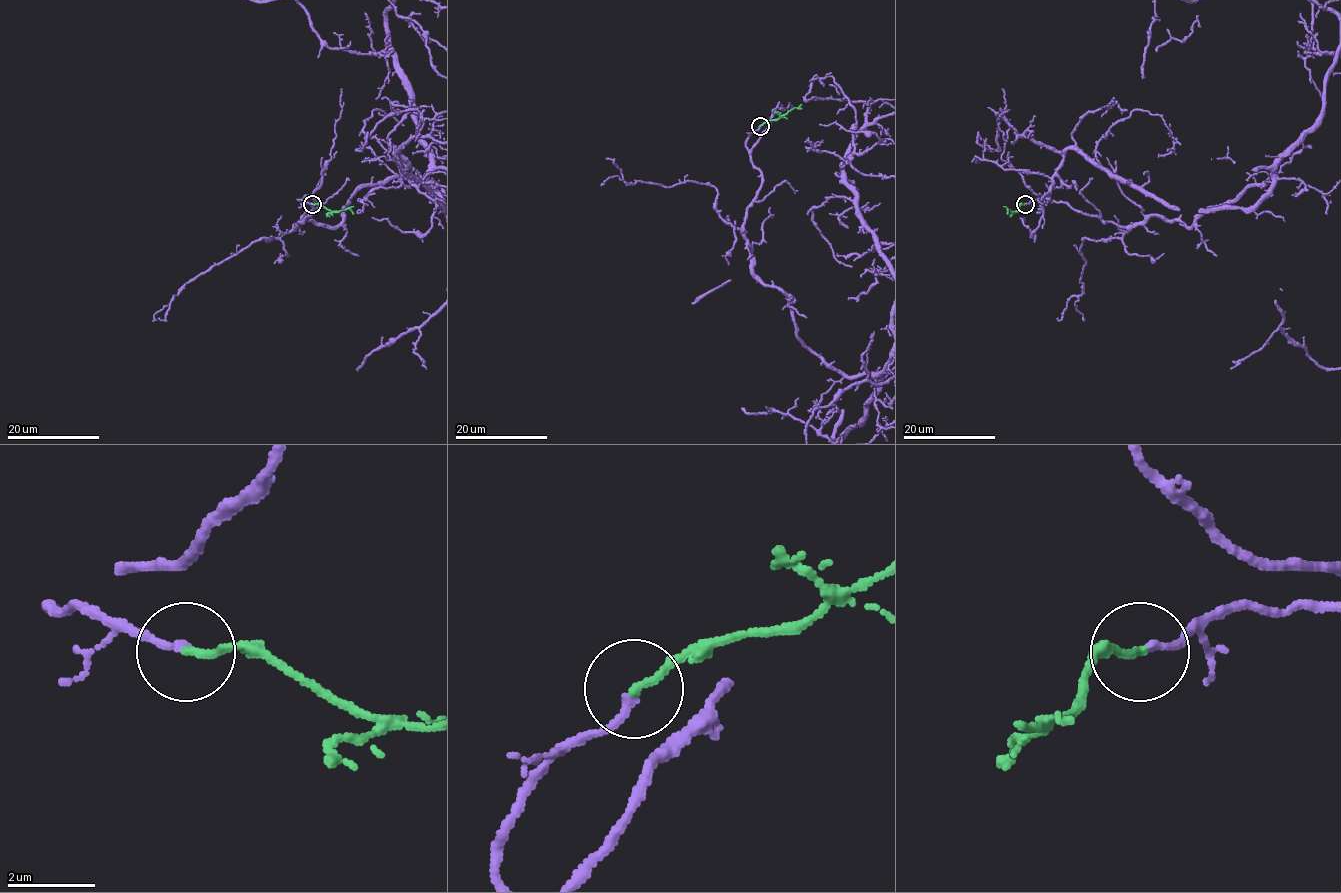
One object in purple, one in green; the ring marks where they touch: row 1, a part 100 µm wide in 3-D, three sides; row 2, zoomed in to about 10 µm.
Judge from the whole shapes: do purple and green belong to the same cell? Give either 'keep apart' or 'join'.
join

